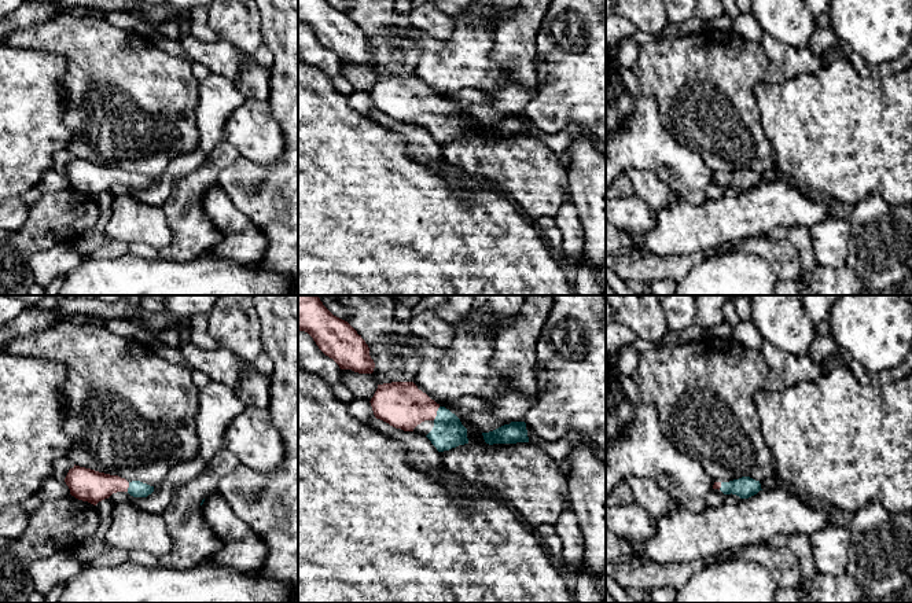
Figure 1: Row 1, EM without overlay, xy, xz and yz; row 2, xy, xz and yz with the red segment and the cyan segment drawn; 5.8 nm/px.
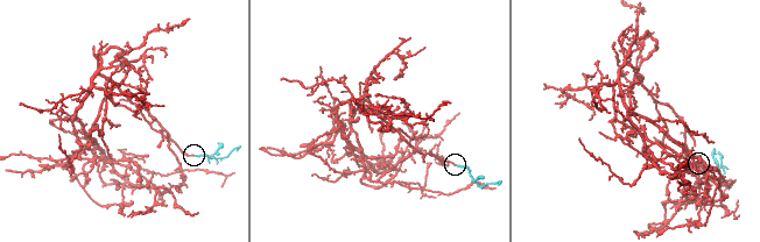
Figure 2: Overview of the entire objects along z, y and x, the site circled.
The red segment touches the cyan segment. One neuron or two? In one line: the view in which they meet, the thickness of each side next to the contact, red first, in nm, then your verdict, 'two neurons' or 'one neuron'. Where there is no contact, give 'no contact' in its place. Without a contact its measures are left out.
contact in xz; calibres 280 and 190 nm; one neuron

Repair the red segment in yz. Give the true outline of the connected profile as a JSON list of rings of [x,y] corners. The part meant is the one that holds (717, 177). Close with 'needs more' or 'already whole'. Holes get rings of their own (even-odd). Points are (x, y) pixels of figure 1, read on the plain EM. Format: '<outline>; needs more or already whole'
[[[742,169],[729,174],[714,174],[713,181],[721,183],[724,187],[736,187],[740,191],[749,191],[762,183],[760,173],[750,169]]]; needs more

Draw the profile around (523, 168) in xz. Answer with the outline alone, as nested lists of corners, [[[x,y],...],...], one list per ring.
[[[440,96],[440,99],[445,99],[460,111],[468,130],[467,136],[441,144],[442,163],[466,176],[489,181],[507,195],[522,214],[534,220],[545,216],[555,218],[562,205],[571,202],[566,166],[559,163],[556,151],[532,135],[489,137],[468,113],[468,106],[451,98]]]

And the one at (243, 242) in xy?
[[[220,184],[207,188],[201,203],[205,214],[223,235],[210,254],[242,265],[257,265],[264,258],[266,236],[233,205]]]

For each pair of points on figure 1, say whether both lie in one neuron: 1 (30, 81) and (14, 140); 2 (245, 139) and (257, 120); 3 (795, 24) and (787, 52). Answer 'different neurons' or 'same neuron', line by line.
1: same neuron
2: same neuron
3: different neurons

